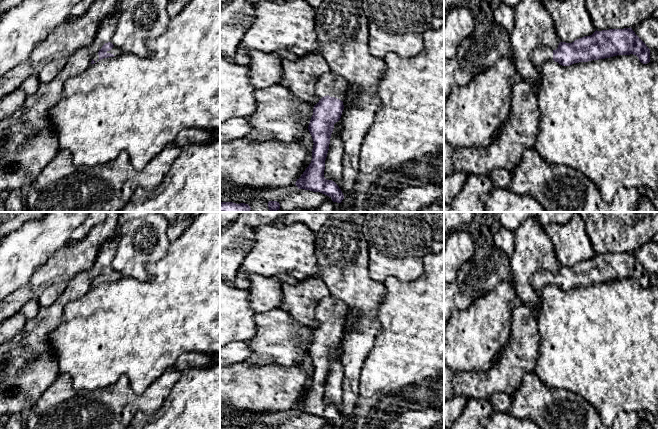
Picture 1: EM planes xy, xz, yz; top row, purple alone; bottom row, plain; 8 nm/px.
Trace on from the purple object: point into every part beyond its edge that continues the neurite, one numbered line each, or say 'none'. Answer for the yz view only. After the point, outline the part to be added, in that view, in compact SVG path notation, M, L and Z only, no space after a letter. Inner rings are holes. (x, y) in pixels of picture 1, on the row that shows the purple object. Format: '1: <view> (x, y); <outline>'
1: yz (540, 55); M544 46L537 47L533 50L532 62L535 65L538 72L541 72L542 65L548 60L553 60L553 49Z

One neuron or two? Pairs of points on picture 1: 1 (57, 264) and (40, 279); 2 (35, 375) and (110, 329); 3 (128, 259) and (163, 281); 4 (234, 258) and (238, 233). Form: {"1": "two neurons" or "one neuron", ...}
{"1": "one neuron", "2": "two neurons", "3": "two neurons", "4": "one neuron"}

